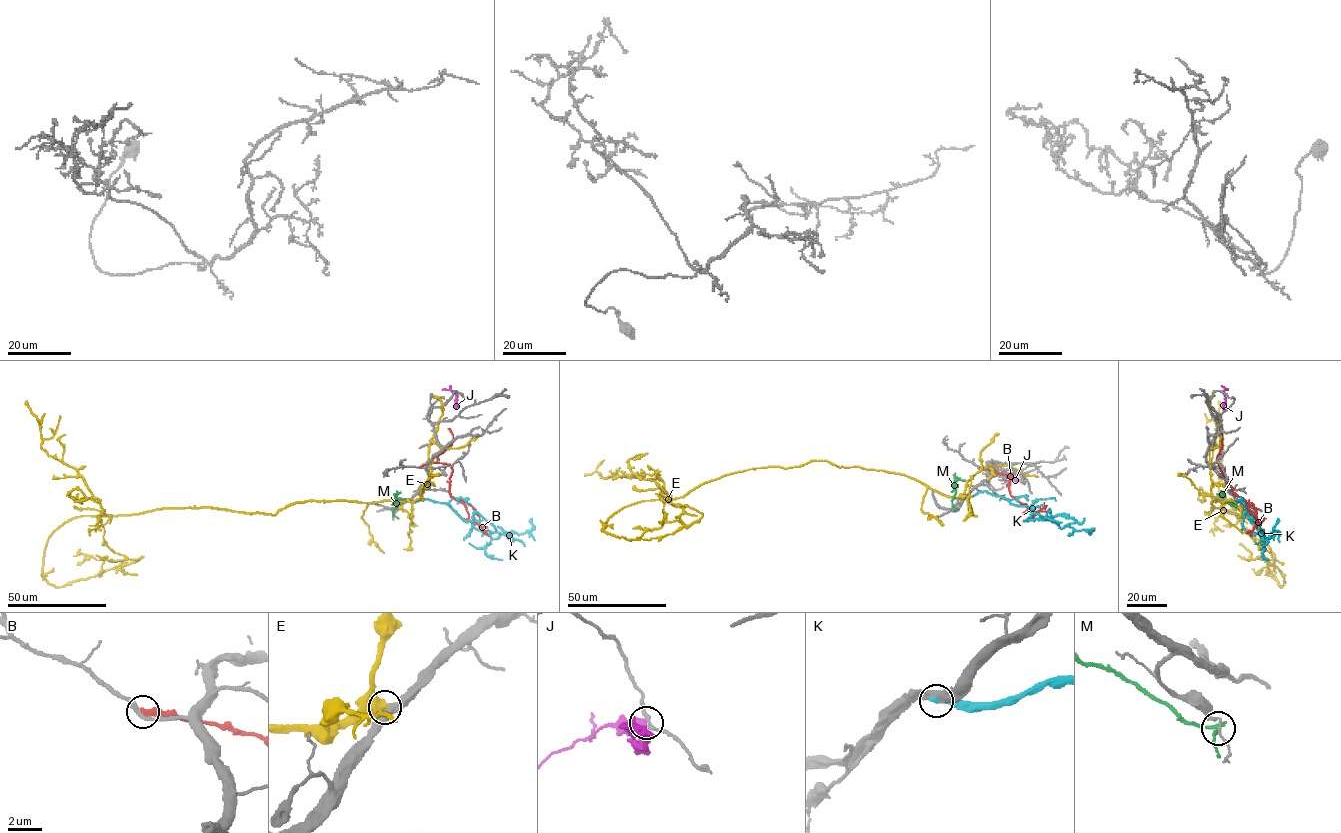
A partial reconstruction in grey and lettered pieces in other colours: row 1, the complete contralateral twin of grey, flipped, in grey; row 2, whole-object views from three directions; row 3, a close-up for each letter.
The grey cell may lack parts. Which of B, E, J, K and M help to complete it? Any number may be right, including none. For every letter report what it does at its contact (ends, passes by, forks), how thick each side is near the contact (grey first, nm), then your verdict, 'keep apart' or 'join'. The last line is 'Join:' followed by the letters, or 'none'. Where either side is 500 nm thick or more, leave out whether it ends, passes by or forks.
B: it ends | 240/360 nm | keep apart
E: 420/550 nm | keep apart
J: it passes by | 200/480 nm | keep apart
K: it ends | 480/340 nm | keep apart
M: it passes by | 130/170 nm | keep apart
Join: none

